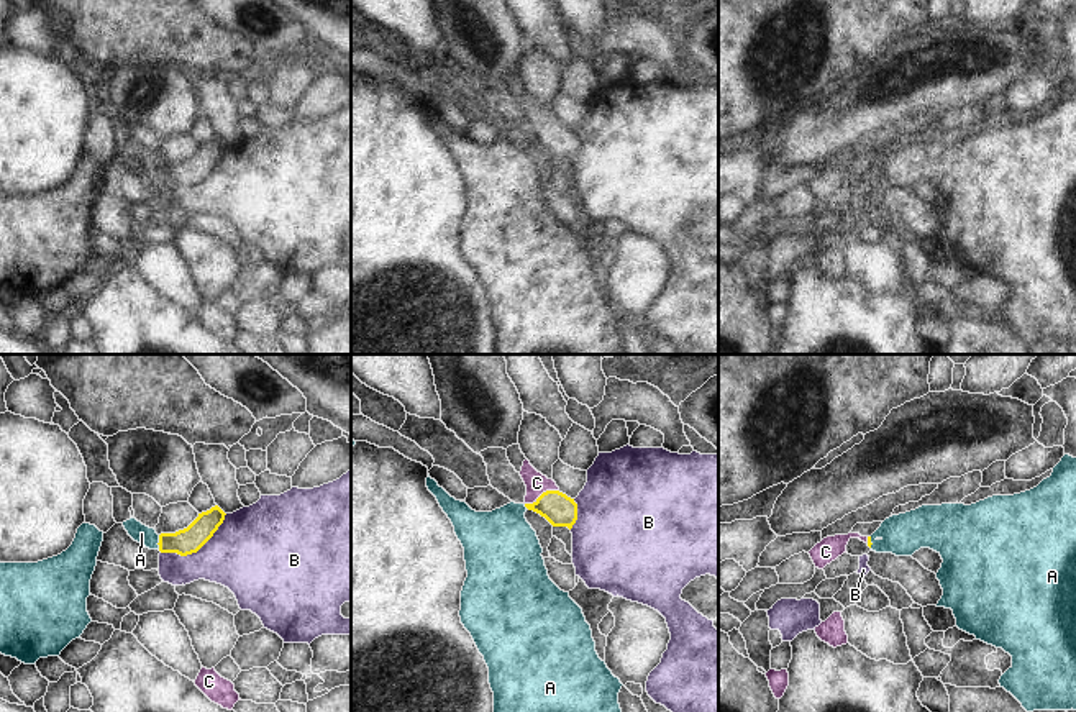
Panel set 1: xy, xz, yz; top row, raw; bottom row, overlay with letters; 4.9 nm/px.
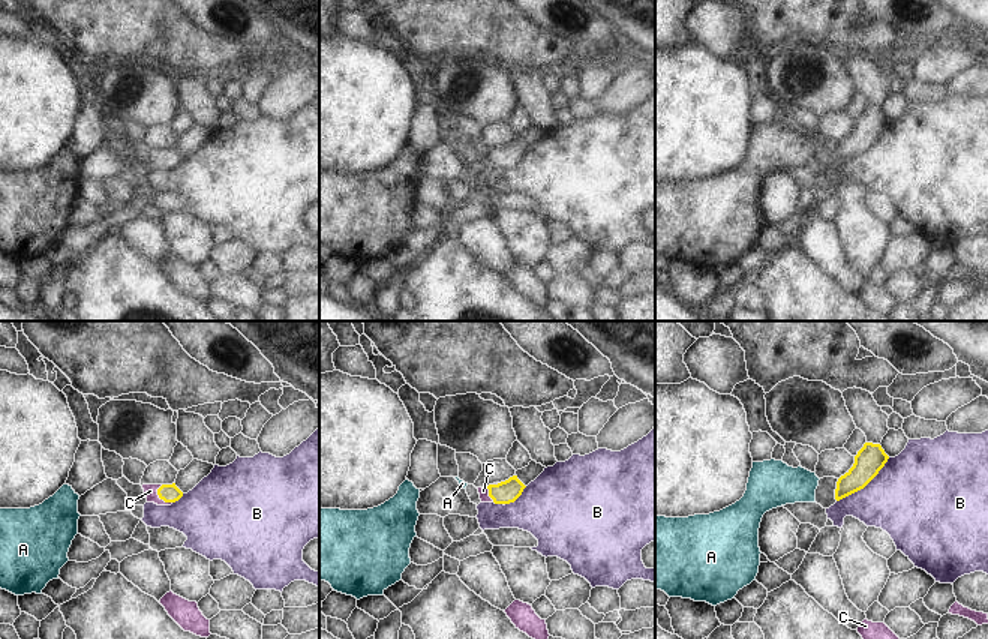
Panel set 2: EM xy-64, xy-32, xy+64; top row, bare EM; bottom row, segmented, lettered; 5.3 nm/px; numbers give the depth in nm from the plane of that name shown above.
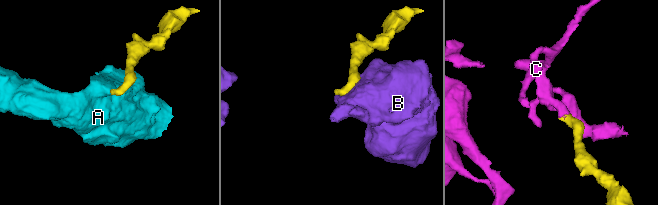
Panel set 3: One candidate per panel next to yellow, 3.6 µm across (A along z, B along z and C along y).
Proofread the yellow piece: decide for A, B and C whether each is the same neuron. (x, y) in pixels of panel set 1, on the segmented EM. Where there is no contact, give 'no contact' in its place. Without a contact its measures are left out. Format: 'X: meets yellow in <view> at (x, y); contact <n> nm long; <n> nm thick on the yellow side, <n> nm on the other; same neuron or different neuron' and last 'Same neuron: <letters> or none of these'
A: meets yellow in xy at (159, 542); contact 70 nm long; 130 nm thick on the yellow side, 90 nm on the other; different neuron
B: meets yellow in xy at (197, 550); contact 380 nm long; 130 nm thick on the yellow side, 380 nm on the other; different neuron
C: meets yellow in xz at (543, 492); contact 180 nm long; 160 nm thick on the yellow side, 100 nm on the other; same neuron
Same neuron: C

